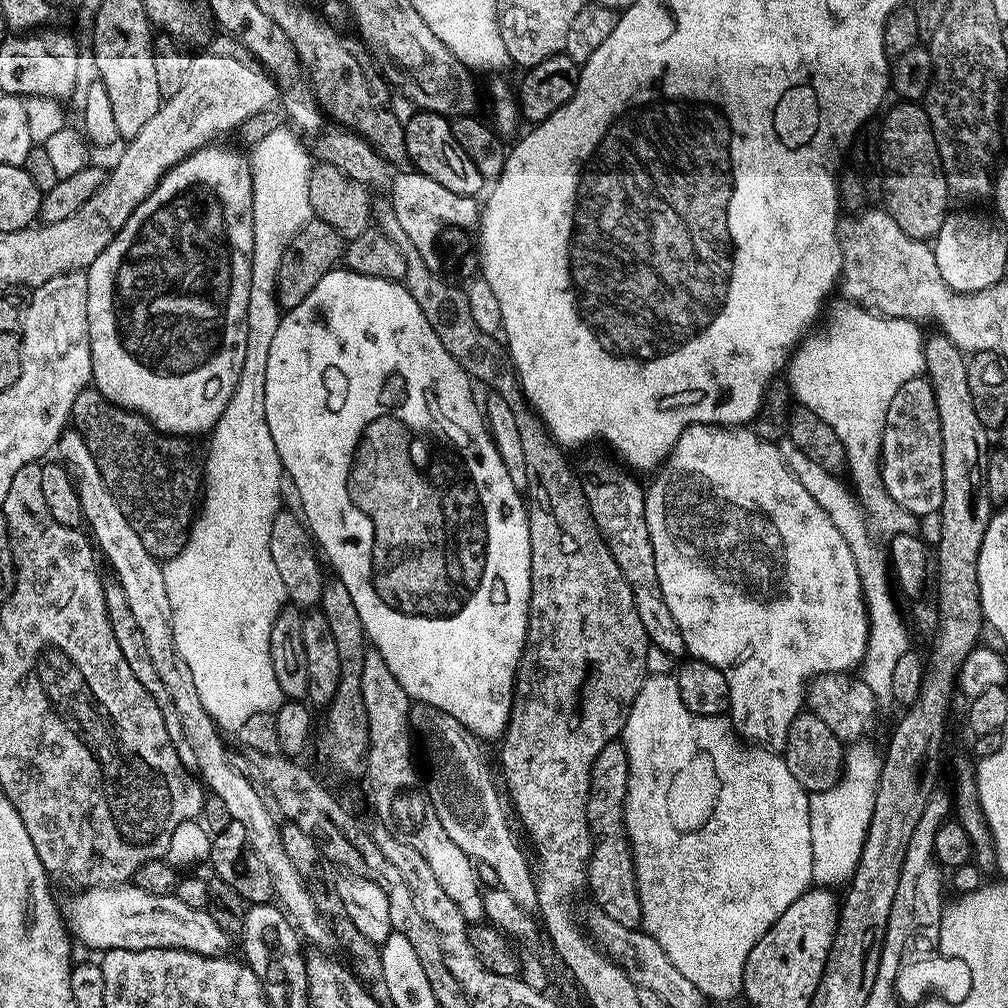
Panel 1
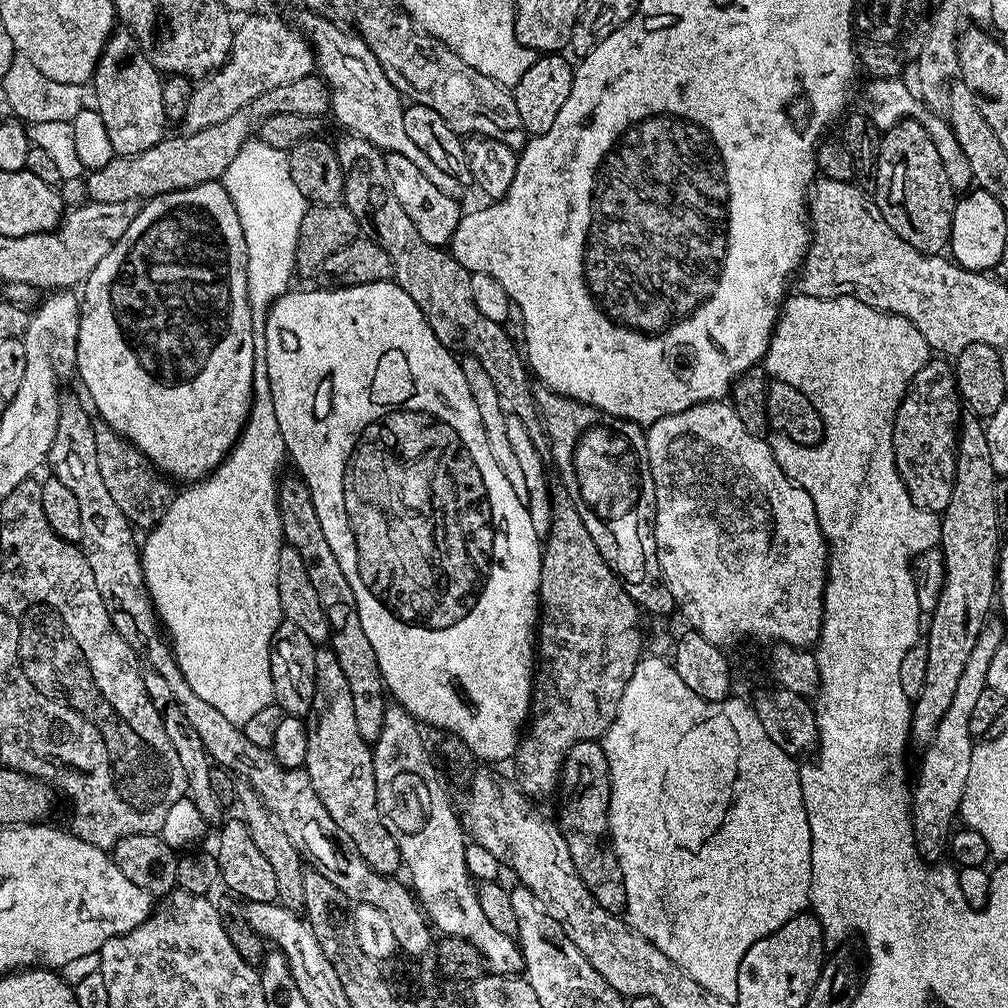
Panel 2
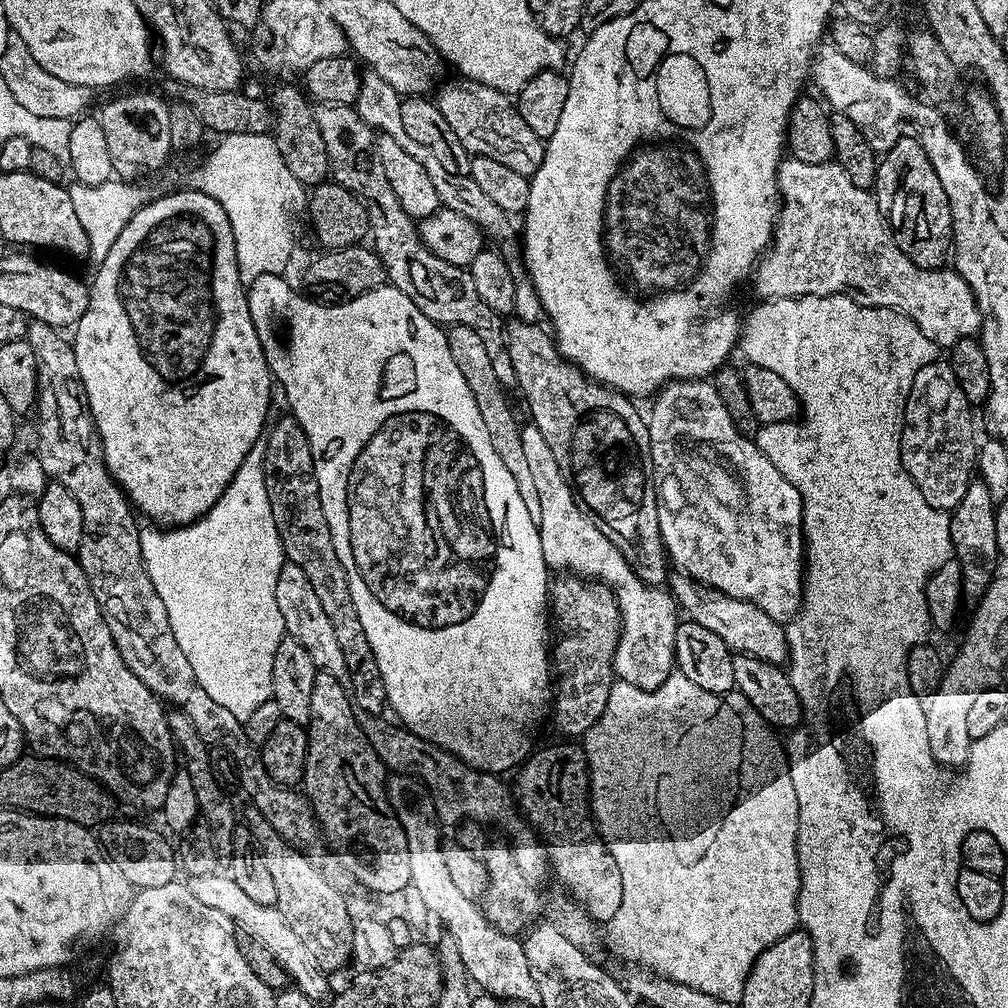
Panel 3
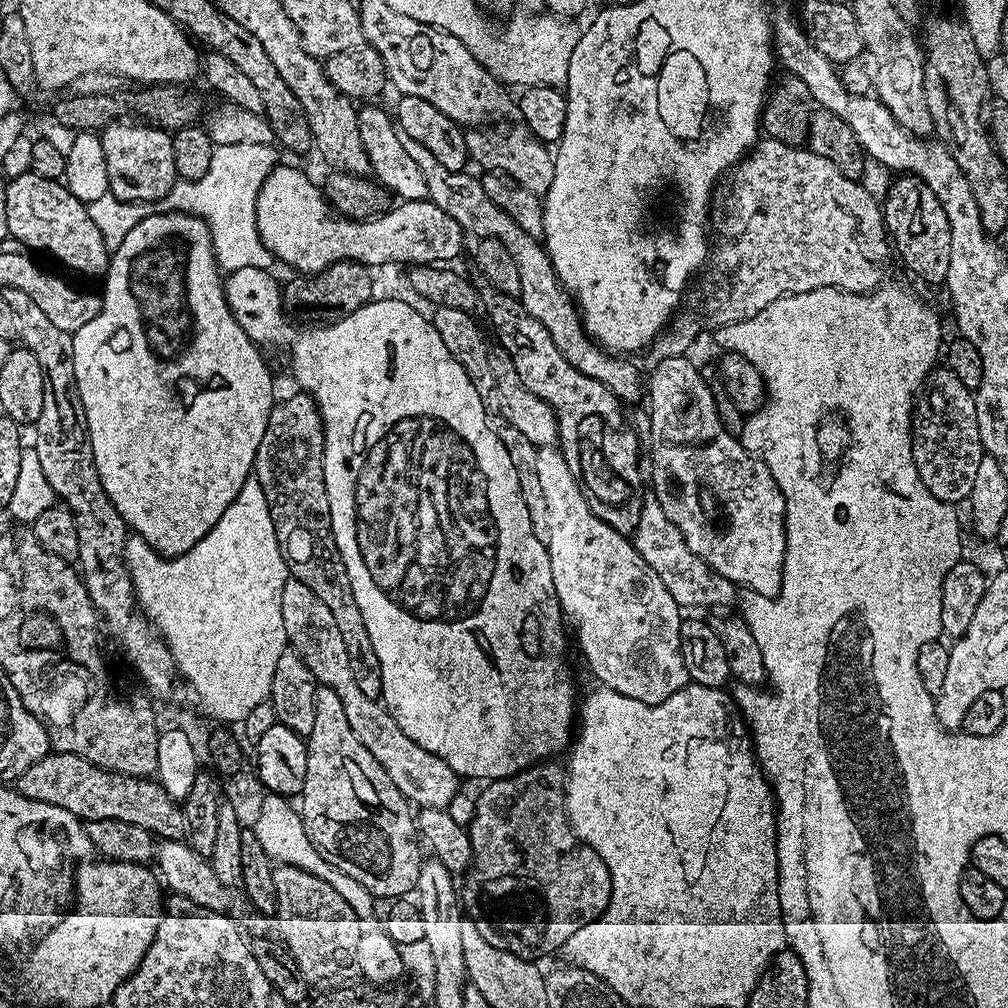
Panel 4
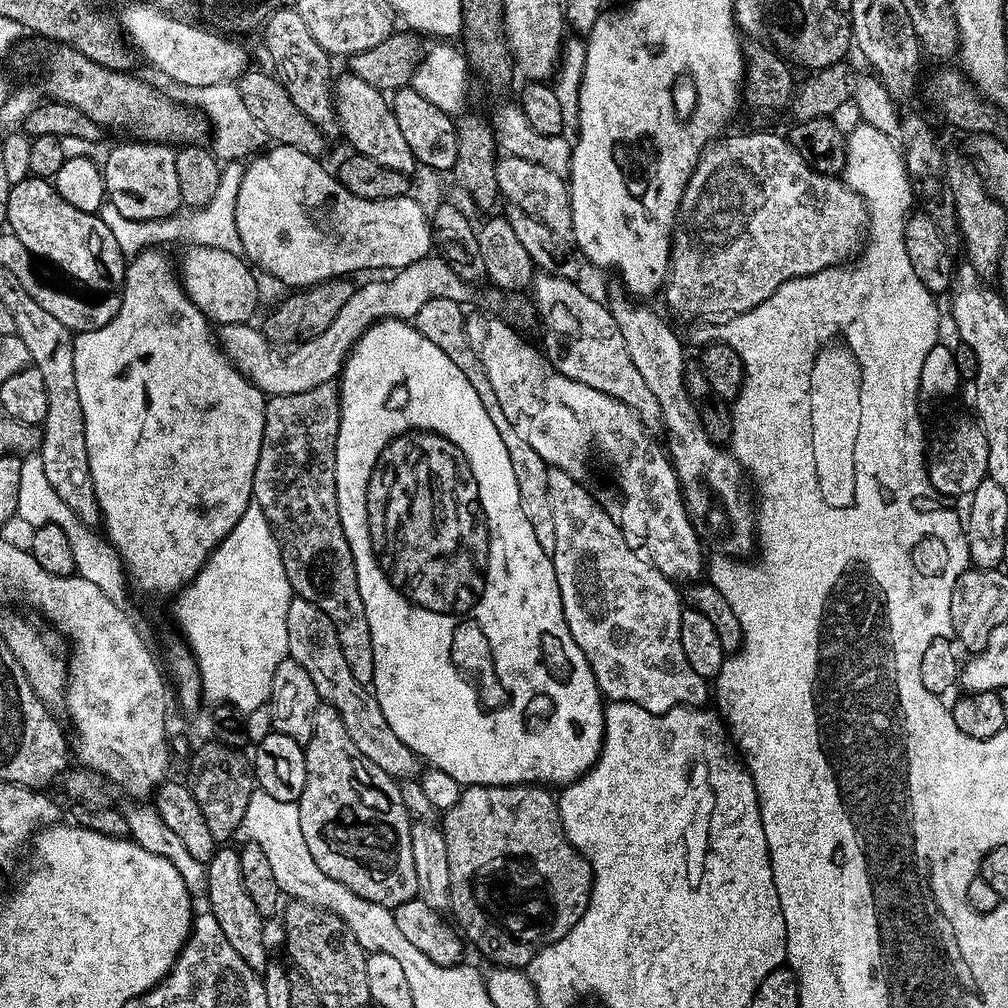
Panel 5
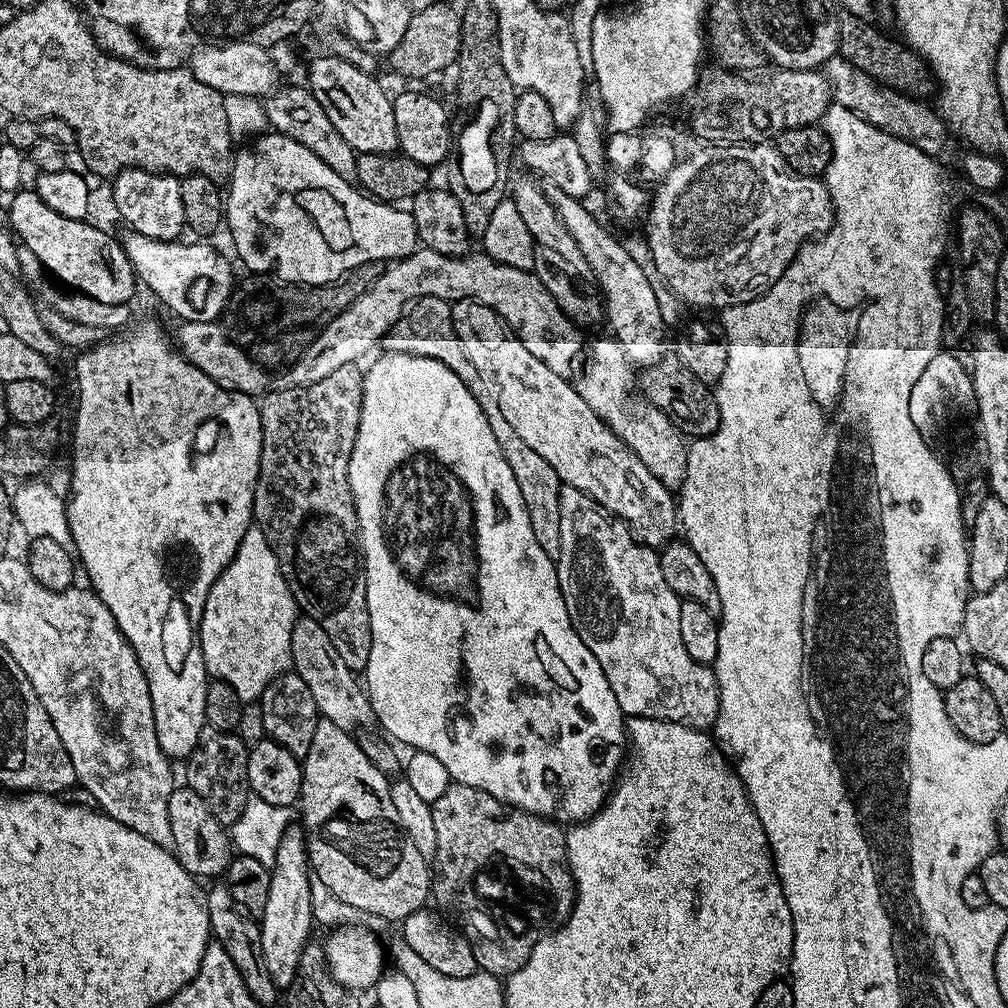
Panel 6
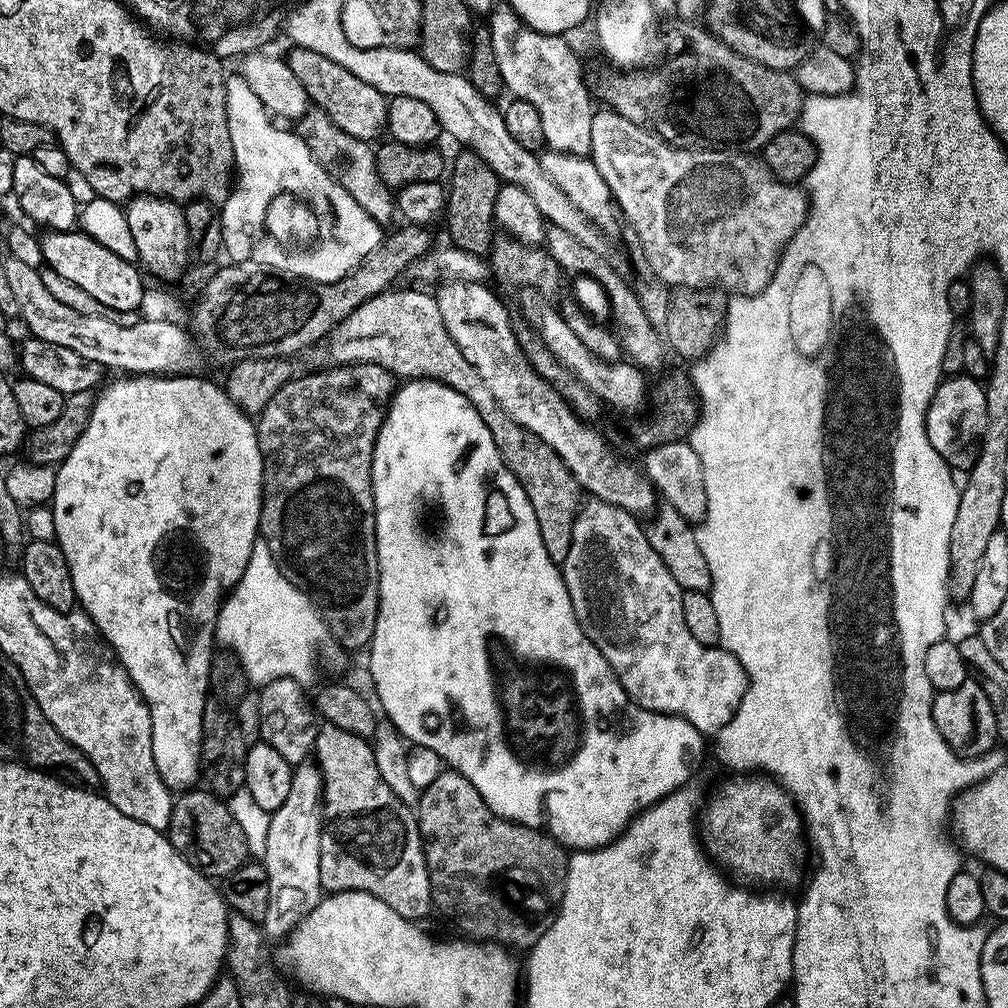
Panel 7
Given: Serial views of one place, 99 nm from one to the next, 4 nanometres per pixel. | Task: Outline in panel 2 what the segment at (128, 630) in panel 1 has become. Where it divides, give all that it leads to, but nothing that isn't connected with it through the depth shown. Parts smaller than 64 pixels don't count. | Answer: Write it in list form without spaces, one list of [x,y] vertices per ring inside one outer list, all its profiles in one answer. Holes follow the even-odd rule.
[[[148,670],[144,672],[144,685],[146,694],[150,694],[150,702],[154,702],[154,710],[160,712],[162,722],[166,726],[166,735],[170,737],[170,742],[178,753],[178,762],[182,762],[182,774],[186,774],[186,786],[188,787],[187,799],[192,800],[194,806],[198,806],[198,814],[202,814],[205,822],[210,826],[219,825],[222,820],[220,796],[216,793],[215,782],[212,781],[214,765],[208,756],[206,746],[202,746],[202,737],[198,735],[198,730],[194,730],[190,718],[186,718],[186,714],[181,710],[179,702],[174,698],[174,690],[170,690],[166,678],[162,678],[157,672]]]

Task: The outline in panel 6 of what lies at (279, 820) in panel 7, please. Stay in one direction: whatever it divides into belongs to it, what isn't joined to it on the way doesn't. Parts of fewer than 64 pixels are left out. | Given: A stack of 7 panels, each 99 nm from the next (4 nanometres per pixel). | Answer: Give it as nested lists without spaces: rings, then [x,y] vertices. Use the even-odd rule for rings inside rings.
[[[289,827],[282,842],[278,846],[276,862],[271,869],[270,895],[266,898],[266,910],[258,918],[260,933],[262,934],[262,958],[266,958],[266,970],[270,970],[270,978],[278,990],[286,990],[297,980],[300,972],[300,959],[303,950],[310,943],[314,921],[312,918],[312,880],[310,879],[310,865],[306,837],[299,827]]]

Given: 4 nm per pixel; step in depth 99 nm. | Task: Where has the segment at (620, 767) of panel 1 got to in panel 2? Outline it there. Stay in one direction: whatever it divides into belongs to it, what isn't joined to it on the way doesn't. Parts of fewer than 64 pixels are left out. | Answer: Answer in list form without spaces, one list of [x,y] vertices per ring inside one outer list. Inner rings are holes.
[[[583,740],[574,745],[560,767],[560,832],[566,838],[566,846],[570,846],[570,858],[590,894],[594,894],[596,901],[606,911],[620,914],[624,912],[626,886],[616,853],[610,847],[608,835],[608,799],[611,789],[610,770],[603,743]]]

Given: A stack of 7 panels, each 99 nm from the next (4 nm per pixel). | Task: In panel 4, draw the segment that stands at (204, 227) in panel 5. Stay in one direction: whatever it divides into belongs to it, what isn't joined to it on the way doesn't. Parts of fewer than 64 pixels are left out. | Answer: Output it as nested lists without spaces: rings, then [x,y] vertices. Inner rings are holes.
[[[242,142],[241,145],[216,146],[212,150],[210,170],[206,170],[202,178],[177,179],[176,185],[165,196],[149,204],[126,202],[109,194],[88,205],[88,213],[94,226],[98,226],[98,234],[102,234],[102,242],[106,242],[109,253],[122,246],[122,238],[126,238],[126,234],[130,234],[130,230],[134,230],[142,218],[159,212],[191,212],[207,222],[212,231],[212,249],[216,262],[225,273],[242,270],[242,266],[271,269],[274,257],[258,234],[256,203],[262,182],[266,182],[272,169],[277,167],[275,151],[277,149],[272,144],[250,145]]]

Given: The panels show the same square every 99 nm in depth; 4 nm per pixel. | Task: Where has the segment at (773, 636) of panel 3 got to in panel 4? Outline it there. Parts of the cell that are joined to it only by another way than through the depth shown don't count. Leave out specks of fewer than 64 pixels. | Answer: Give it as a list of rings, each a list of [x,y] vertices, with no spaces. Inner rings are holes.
[[[654,494],[645,495],[642,514],[638,518],[636,531],[631,533],[630,539],[635,544],[638,554],[662,578],[662,586],[670,590],[670,598],[679,604],[681,609],[688,608],[716,608],[712,610],[728,610],[732,603],[737,603],[737,585],[729,582],[724,576],[718,575],[715,570],[698,554],[694,554],[686,546],[686,538],[682,538],[682,530],[666,518],[666,510],[658,502]],[[737,592],[737,596],[736,596]]]

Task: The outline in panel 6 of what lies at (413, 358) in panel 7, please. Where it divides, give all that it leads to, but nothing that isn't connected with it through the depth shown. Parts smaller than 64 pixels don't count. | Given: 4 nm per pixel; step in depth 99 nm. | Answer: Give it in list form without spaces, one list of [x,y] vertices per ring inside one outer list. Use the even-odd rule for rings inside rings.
[[[422,298],[415,301],[401,316],[400,321],[394,325],[392,331],[384,337],[382,344],[389,352],[434,358],[438,362],[442,362],[442,366],[454,370],[454,374],[458,374],[458,378],[462,378],[462,382],[468,387],[470,394],[474,394],[480,411],[486,414],[486,422],[490,422],[494,443],[502,450],[510,470],[514,470],[514,482],[518,482],[522,502],[526,502],[526,514],[530,514],[530,526],[534,530],[534,539],[537,540],[538,546],[542,546],[542,550],[546,550],[548,556],[553,558],[559,556],[560,515],[558,506],[560,505],[562,485],[558,474],[550,466],[550,462],[546,462],[546,458],[542,458],[542,454],[530,450],[530,446],[526,446],[526,442],[522,442],[522,438],[518,438],[518,434],[514,434],[510,422],[506,422],[502,410],[498,410],[498,402],[495,395],[490,394],[488,381],[482,378],[482,374],[478,374],[478,370],[474,370],[474,362],[470,362],[470,358],[466,358],[466,350],[462,350],[462,342],[454,330],[452,321],[452,304],[442,298]]]

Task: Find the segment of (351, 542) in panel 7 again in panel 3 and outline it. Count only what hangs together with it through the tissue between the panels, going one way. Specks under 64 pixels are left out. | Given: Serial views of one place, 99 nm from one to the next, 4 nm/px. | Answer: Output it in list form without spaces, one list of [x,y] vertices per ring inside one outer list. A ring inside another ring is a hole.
[[[284,414],[274,424],[267,429],[266,439],[263,441],[264,473],[266,494],[270,498],[270,510],[274,514],[274,526],[280,535],[284,555],[287,563],[298,566],[305,572],[306,578],[310,578],[310,586],[314,586],[314,594],[318,594],[318,602],[322,602],[322,610],[326,610],[330,626],[334,626],[342,655],[346,657],[346,684],[355,707],[360,712],[369,712],[371,716],[380,716],[388,708],[382,670],[378,670],[378,662],[374,658],[370,641],[366,638],[366,630],[362,630],[362,622],[358,622],[358,610],[354,610],[350,582],[334,550],[330,526],[326,526],[326,518],[322,514],[322,498],[318,494],[310,442],[302,426],[298,426],[291,414]]]

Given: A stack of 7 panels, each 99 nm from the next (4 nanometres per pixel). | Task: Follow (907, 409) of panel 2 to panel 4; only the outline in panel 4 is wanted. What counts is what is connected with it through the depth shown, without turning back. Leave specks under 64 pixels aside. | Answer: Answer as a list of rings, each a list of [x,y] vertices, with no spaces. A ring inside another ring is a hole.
[[[946,366],[929,372],[912,406],[912,457],[922,486],[934,498],[956,506],[967,501],[977,467],[986,455],[980,440],[973,389],[962,386],[958,374]]]

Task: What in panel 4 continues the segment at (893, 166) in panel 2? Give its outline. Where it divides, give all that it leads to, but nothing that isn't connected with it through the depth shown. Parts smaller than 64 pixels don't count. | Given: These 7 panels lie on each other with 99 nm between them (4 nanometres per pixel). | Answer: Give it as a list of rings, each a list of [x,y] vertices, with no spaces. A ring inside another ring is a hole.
[[[900,174],[889,183],[888,195],[883,197],[884,227],[888,229],[894,252],[920,280],[928,284],[943,285],[950,270],[950,222],[942,202],[926,186],[924,180],[911,174]]]

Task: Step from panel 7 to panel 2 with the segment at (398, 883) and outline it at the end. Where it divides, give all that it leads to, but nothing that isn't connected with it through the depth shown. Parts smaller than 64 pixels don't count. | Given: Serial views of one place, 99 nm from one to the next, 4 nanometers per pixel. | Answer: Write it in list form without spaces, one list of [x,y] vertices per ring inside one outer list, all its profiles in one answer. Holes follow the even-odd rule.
[[[328,646],[316,649],[314,702],[307,714],[306,723],[308,745],[303,769],[314,786],[314,794],[322,798],[322,806],[326,806],[330,818],[338,822],[349,842],[374,871],[383,876],[399,873],[402,868],[400,851],[390,830],[386,830],[380,821],[380,811],[376,805],[372,748],[369,741],[358,734],[358,718],[354,718],[354,697],[350,695],[350,682],[346,682],[346,674]]]

